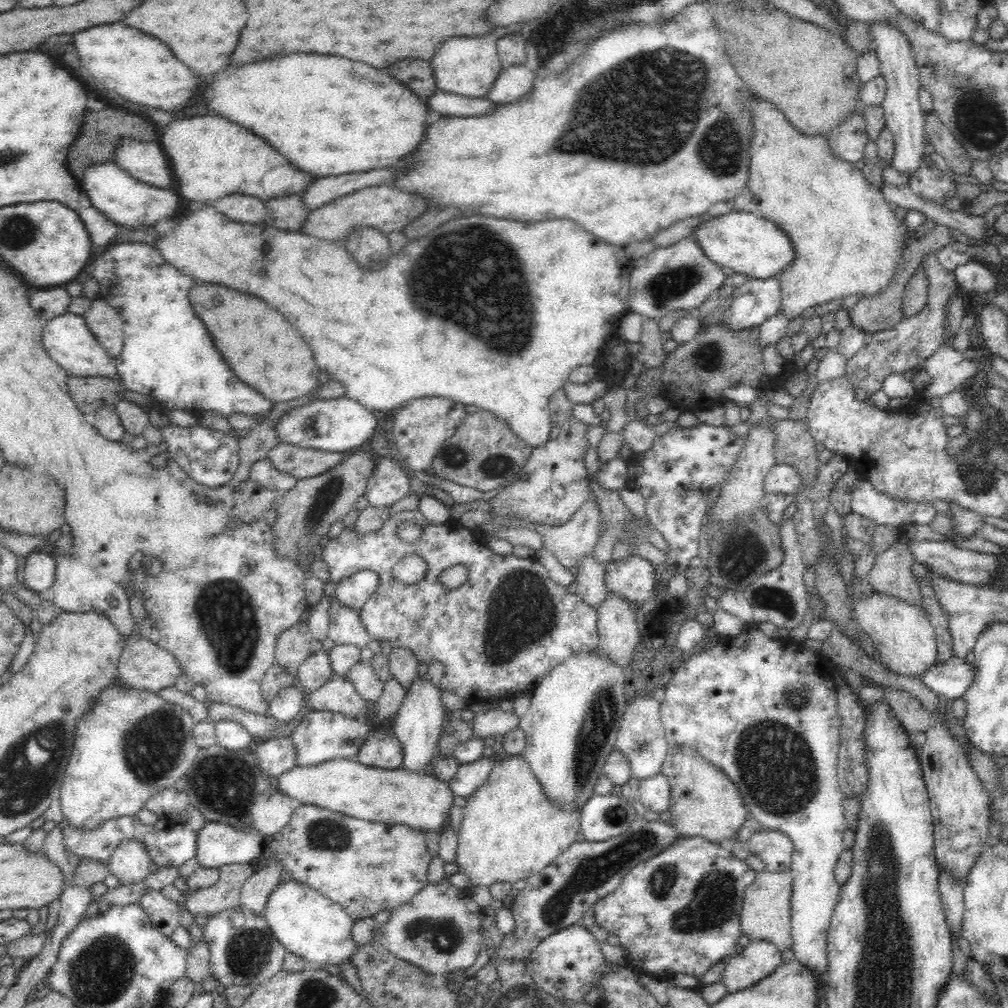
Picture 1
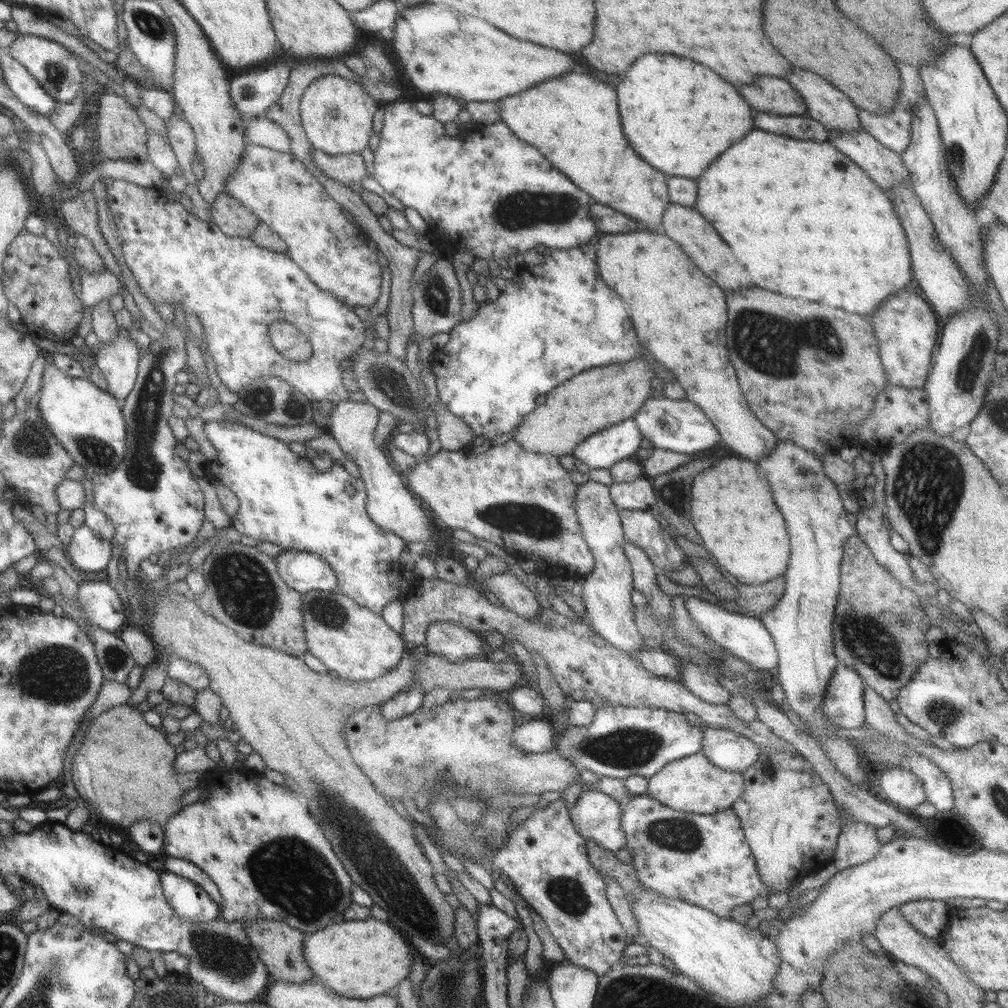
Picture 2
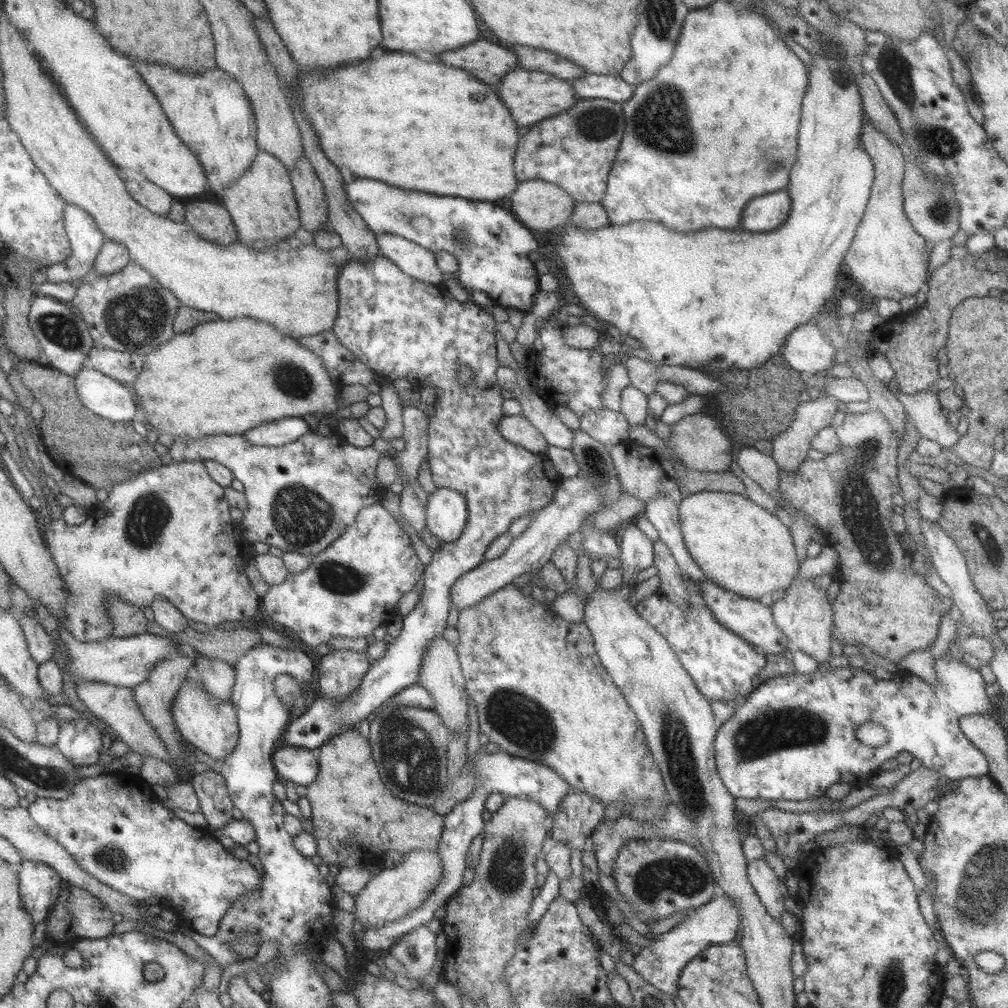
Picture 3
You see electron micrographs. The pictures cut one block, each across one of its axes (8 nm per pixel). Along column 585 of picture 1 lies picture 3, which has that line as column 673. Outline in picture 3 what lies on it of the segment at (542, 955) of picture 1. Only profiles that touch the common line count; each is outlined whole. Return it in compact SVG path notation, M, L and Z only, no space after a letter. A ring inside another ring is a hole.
M724 893L714 895L711 902L700 906L669 932L659 934L658 938L654 938L649 946L642 948L640 954L635 956L631 967L646 982L652 983L652 986L670 994L671 997L676 996L678 980L686 964L710 946L733 941L736 931L740 929L740 922L739 909L731 902L730 898Z

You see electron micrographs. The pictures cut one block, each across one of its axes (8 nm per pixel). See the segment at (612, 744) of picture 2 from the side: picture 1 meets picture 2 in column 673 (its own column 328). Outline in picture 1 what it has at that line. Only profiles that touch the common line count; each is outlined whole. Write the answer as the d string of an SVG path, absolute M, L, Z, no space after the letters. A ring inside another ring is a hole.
M310 710L289 735L295 750L295 766L316 766L334 759L354 759L366 742L370 725L342 713Z

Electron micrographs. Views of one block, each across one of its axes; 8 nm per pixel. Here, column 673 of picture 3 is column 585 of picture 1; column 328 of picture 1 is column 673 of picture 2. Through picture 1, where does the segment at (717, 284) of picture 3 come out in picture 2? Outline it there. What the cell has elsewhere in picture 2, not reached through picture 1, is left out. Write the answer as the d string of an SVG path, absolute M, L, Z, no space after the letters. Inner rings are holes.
M664 232L604 233L595 239L601 279L628 304L638 340L684 387L686 399L710 419L724 446L755 463L772 453L778 438L750 411L726 348L725 290L702 272Z

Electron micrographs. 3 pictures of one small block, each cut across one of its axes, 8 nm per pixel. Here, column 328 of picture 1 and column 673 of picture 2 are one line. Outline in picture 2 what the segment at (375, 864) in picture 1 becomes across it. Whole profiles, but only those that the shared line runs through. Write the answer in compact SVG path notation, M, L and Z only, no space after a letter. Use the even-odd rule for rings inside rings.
M646 794L633 795L621 807L621 831L626 837L623 848L630 852L632 866L639 874L640 885L644 889L654 891L662 897L684 900L686 903L706 908L724 919L731 919L737 907L751 905L759 896L769 898L771 895L772 890L760 879L740 819L731 808L705 815L694 814L668 808Z

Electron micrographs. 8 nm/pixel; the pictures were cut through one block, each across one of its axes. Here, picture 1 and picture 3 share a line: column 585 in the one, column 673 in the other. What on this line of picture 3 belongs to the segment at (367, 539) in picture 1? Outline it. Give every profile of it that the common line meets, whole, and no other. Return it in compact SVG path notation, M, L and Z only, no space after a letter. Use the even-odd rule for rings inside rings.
M659 595L640 601L637 610L668 641L694 685L710 702L745 698L759 684L759 672L766 666L766 653L722 626L714 613L699 601L691 601L684 607Z

